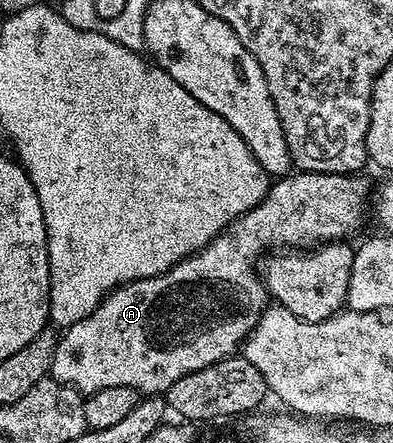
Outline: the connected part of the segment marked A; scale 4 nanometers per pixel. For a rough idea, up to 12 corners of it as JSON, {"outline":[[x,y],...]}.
{"outline":[[289,172],[59,335],[51,377],[160,396],[235,355],[260,254],[351,239],[359,173]]}

